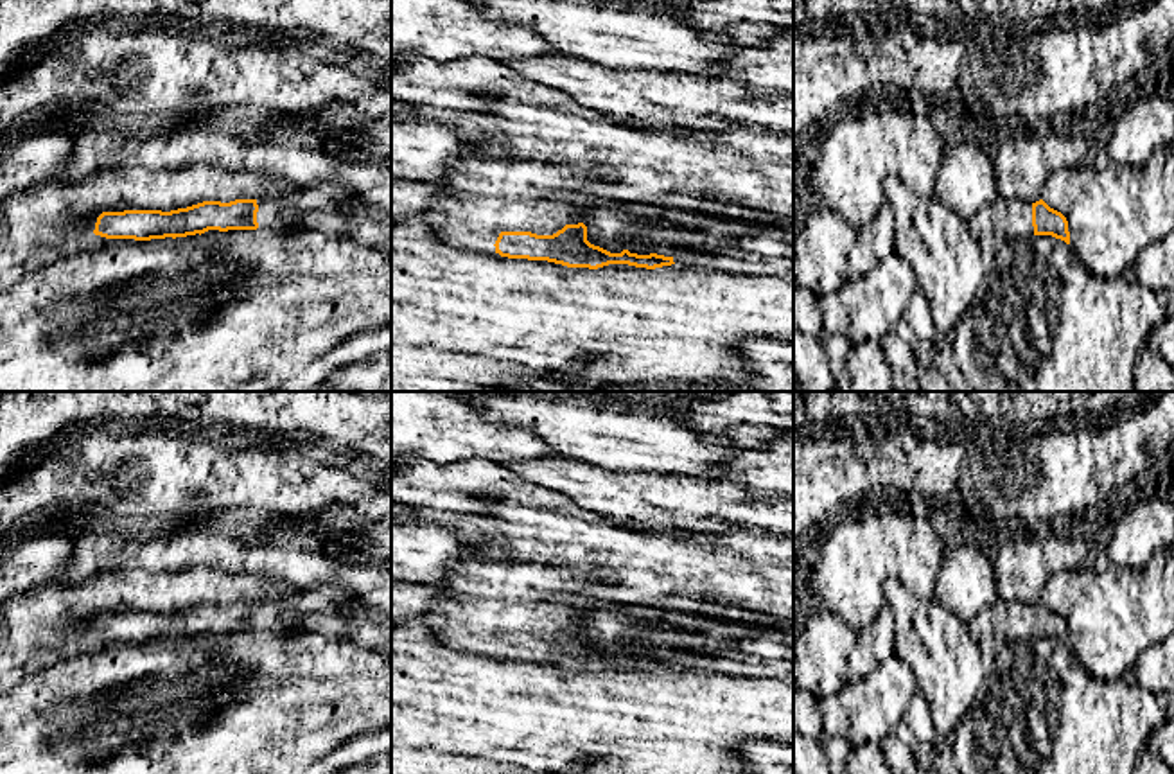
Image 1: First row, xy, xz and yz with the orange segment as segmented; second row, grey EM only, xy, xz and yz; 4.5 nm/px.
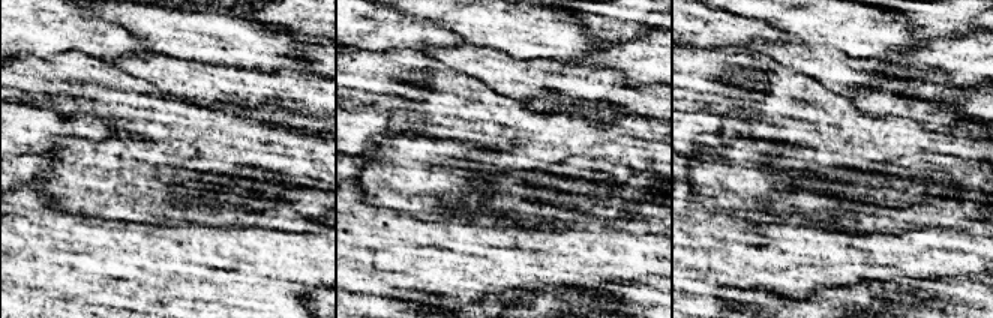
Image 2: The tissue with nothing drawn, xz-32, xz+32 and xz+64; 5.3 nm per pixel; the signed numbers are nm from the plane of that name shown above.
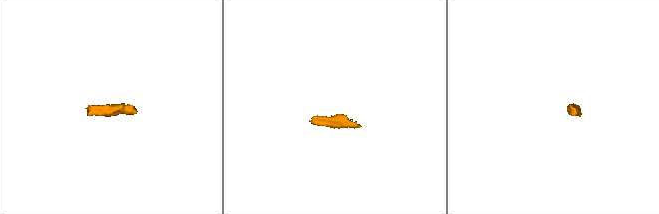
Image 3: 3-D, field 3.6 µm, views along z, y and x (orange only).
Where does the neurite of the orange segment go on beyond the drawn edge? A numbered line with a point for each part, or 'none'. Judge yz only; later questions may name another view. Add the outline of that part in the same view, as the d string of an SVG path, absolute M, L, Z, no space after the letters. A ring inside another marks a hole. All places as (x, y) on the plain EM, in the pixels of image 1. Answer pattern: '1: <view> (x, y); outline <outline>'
1: yz (1020, 616); outline M1009 602L1007 616L1009 616L1009 625L1003 634L1007 645L1014 645L1018 641L1027 641L1034 638L1032 605L1025 605L1021 602Z

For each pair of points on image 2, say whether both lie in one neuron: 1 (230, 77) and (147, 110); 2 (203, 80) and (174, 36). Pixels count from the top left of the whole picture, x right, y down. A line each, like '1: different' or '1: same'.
1: different
2: different

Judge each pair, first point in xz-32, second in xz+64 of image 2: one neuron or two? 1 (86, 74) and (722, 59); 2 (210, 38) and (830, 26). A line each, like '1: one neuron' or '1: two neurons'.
1: one neuron
2: one neuron

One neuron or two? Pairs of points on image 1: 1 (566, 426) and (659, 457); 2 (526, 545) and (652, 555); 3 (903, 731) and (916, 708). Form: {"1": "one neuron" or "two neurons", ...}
{"1": "one neuron", "2": "one neuron", "3": "one neuron"}

